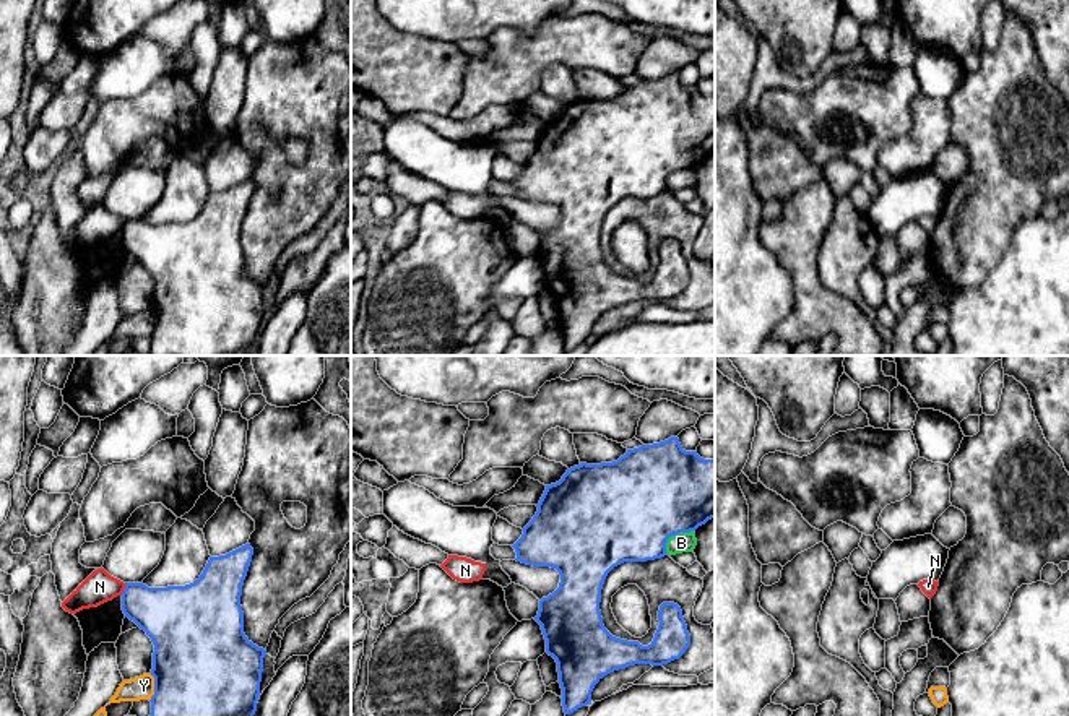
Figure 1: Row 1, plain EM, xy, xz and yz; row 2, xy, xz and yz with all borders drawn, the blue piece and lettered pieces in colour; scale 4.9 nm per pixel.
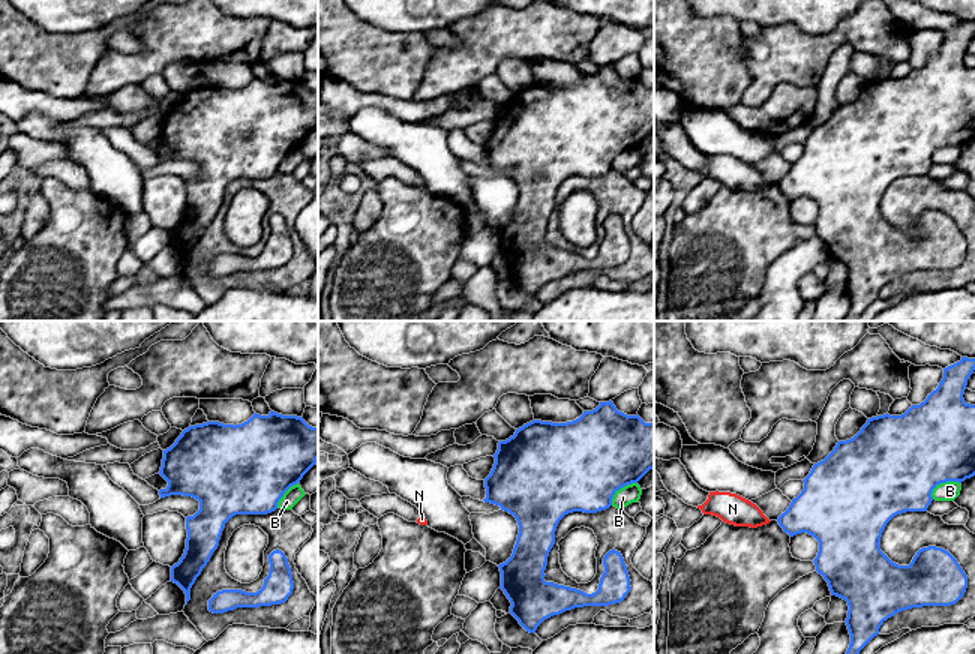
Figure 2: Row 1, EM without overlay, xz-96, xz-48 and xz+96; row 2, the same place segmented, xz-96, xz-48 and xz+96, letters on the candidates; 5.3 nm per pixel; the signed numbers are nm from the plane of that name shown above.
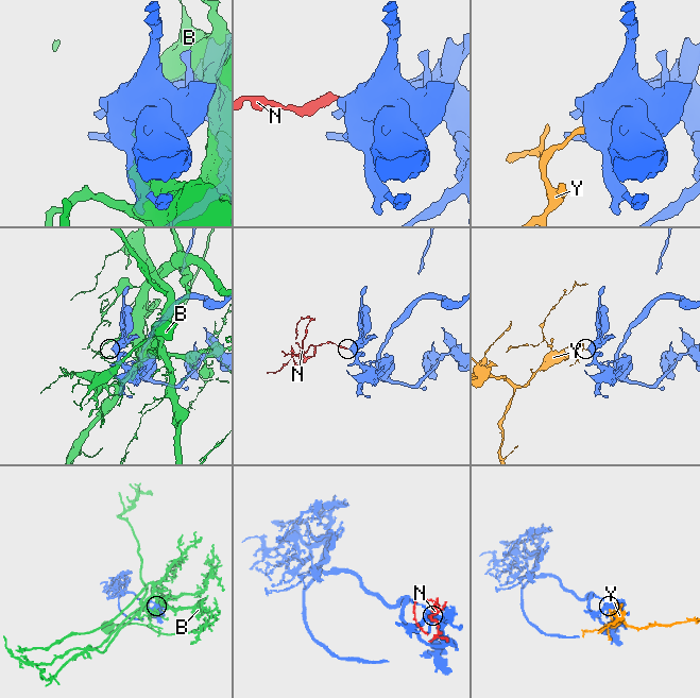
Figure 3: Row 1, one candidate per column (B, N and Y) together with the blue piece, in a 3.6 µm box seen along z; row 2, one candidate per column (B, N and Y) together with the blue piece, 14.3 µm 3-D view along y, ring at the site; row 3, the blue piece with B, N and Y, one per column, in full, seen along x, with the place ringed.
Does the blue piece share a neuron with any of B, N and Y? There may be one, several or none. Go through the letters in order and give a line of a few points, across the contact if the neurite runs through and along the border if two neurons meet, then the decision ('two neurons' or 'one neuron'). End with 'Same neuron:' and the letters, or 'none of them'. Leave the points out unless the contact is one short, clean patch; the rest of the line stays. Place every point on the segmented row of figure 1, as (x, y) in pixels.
B: two neurons
N: xy (127, 583), (121, 595) | two neurons
Y: xy (151, 674), (153, 695), (150, 700) | two neurons
Same neuron: none of them

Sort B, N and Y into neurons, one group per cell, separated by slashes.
B / N / Y

